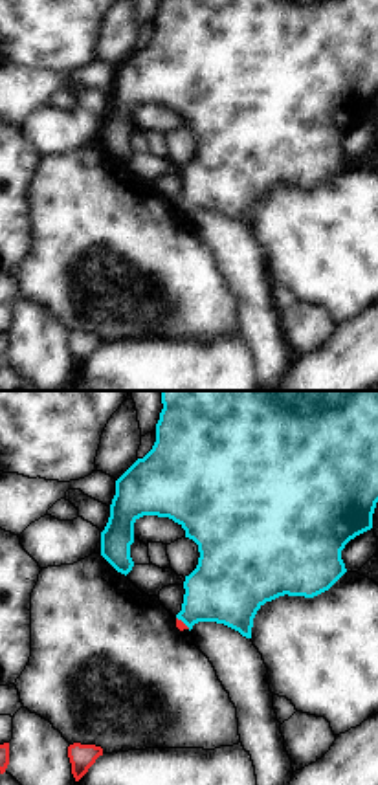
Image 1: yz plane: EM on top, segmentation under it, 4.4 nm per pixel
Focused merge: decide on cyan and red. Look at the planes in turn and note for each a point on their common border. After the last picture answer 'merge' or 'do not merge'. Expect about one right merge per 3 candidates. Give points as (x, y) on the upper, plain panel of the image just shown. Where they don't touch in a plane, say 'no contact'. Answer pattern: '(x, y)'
(184, 211)

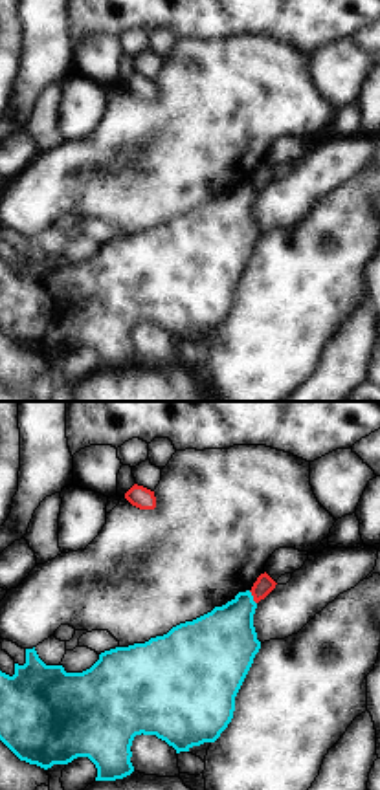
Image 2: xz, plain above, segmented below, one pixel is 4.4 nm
(252, 187)

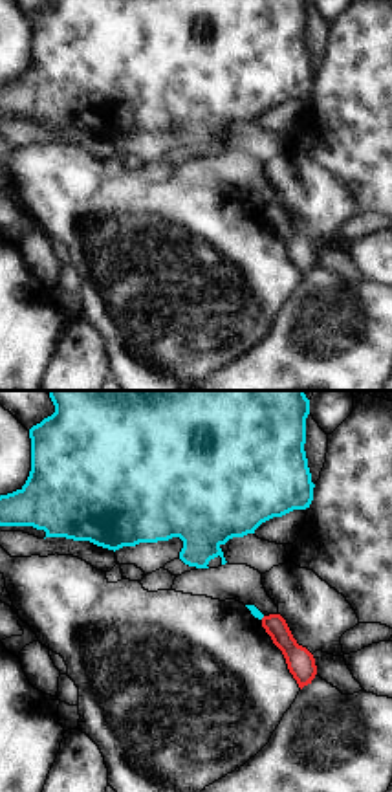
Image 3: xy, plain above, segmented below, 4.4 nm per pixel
no contact

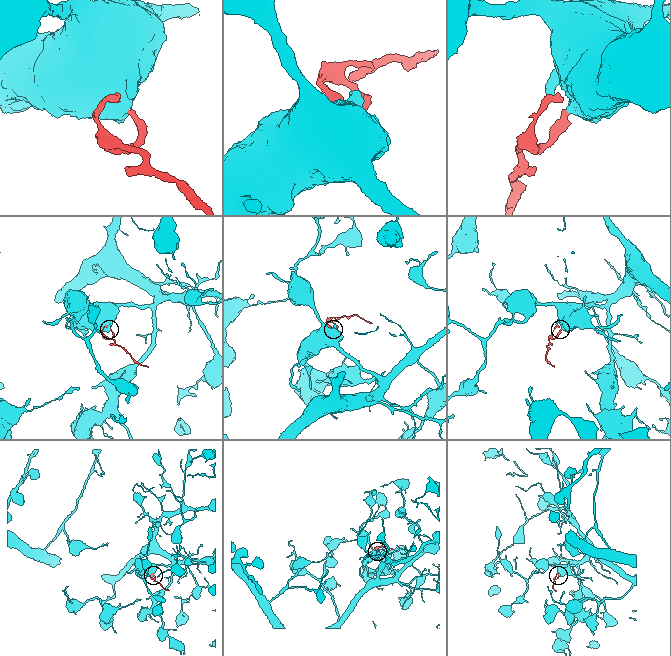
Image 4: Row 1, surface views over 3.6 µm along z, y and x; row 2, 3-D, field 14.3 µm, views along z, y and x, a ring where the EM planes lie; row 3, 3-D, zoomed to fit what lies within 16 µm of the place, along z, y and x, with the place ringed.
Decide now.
do not merge

